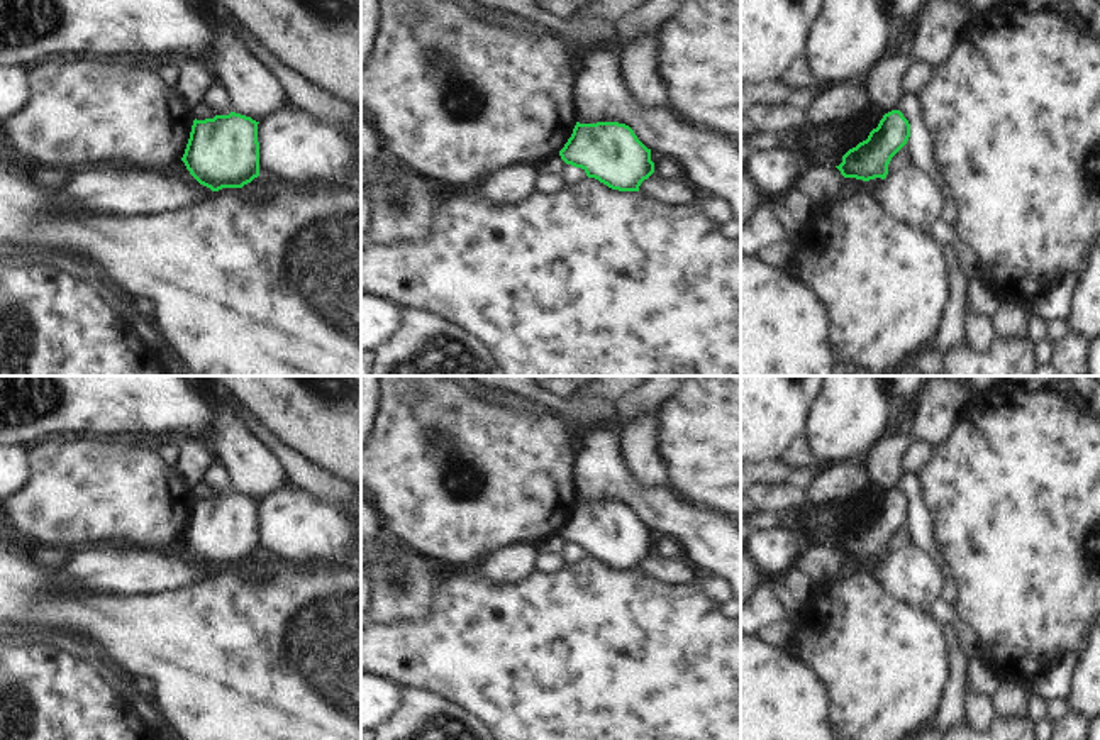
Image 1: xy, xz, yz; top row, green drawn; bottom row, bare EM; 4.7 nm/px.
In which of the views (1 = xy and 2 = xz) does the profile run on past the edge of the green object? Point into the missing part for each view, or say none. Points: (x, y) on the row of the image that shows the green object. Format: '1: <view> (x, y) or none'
1: none
2: none

